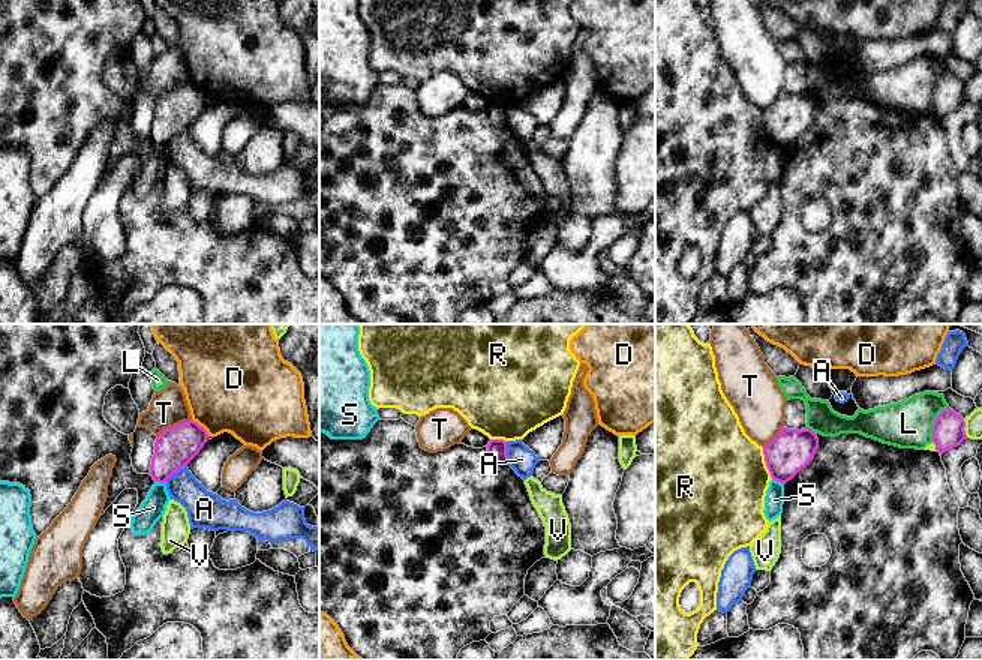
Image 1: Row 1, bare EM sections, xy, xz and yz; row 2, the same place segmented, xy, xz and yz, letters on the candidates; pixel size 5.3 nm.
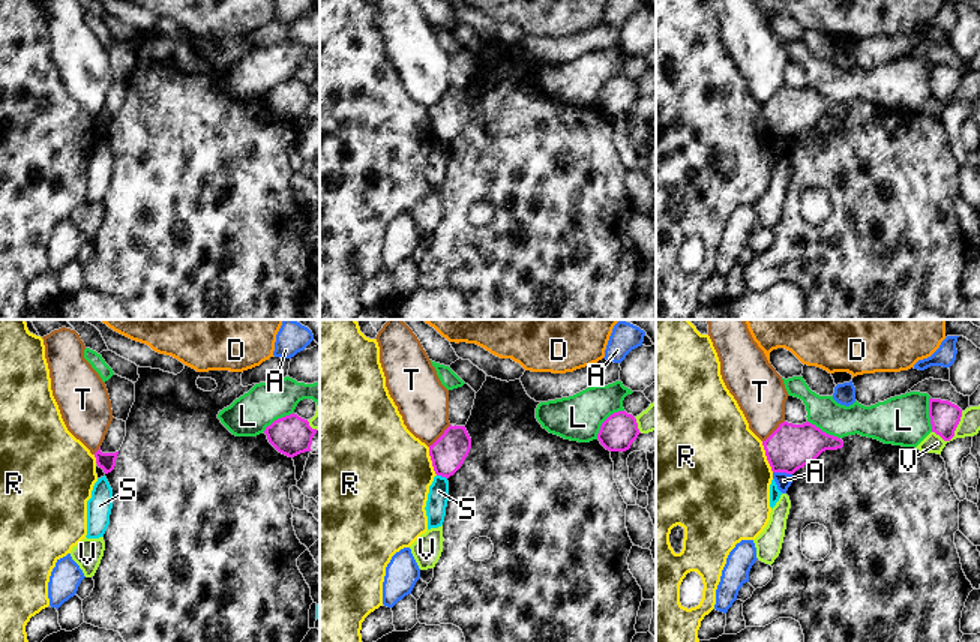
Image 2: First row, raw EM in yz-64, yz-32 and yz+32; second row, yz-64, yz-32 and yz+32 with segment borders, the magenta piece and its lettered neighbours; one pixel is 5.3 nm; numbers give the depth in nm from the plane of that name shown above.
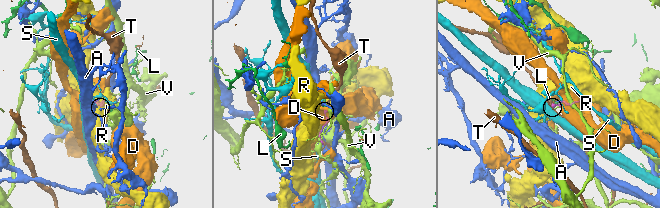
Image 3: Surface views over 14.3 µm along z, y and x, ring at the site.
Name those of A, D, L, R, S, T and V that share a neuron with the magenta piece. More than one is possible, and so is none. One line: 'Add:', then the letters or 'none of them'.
Add: none of them

